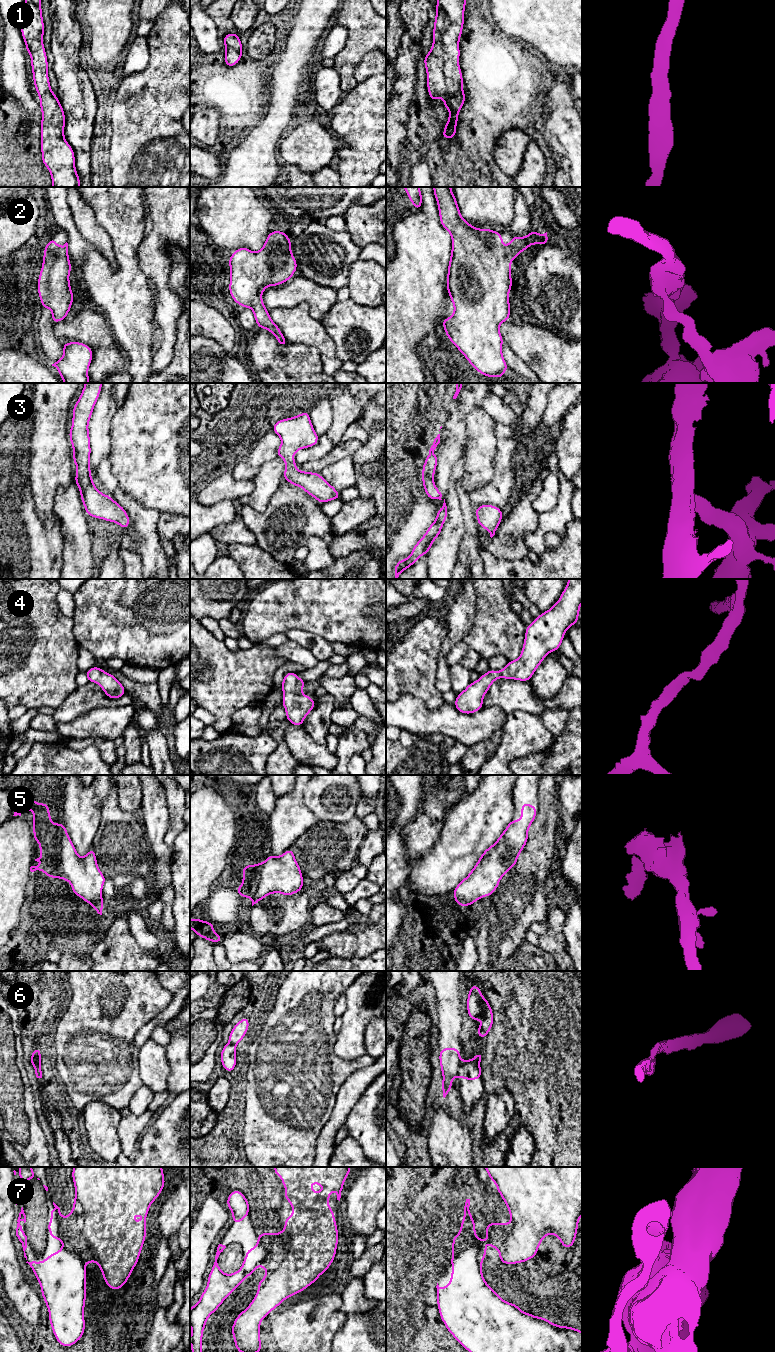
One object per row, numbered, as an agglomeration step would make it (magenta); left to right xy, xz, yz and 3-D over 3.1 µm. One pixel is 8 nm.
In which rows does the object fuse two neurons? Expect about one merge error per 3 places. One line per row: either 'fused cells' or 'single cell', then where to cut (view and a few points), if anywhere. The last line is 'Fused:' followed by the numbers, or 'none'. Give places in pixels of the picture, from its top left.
1: single cell; no cut
2: single cell; no cut
3: single cell; no cut
4: single cell; no cut
5: single cell; no cut
6: fused cells; cut in xy along (33, 1051), (36, 1057), (36, 1065), (40, 1070)
7: fused cells; cut in yz along (479, 1248), (467, 1246), (452, 1257)
Fused: 6, 7

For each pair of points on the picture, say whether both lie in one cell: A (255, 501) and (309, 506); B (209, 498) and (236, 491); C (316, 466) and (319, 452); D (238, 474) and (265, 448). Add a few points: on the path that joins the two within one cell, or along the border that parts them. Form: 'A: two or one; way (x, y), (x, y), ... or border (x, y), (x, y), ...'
A: two; border (281, 487), (262, 511), (245, 505)
B: one; way (216, 495), (229, 493)
C: two; border (334, 447), (322, 457), (306, 461), (301, 465)
D: one; way (245, 468), (258, 455)

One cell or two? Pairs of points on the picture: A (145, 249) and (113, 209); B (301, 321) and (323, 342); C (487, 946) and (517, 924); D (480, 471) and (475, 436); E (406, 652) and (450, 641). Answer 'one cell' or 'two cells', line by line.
A: two cells
B: one cell
C: one cell
D: one cell
E: two cells

